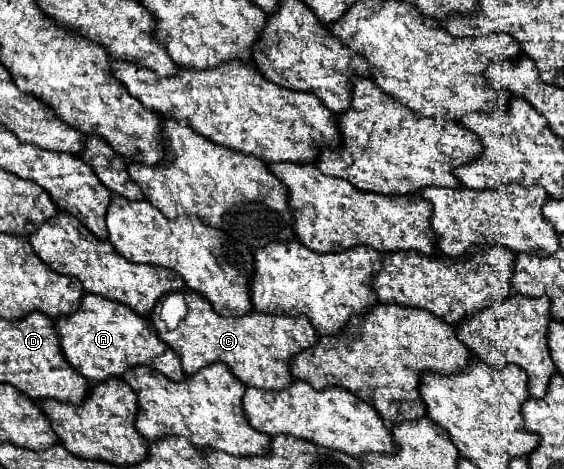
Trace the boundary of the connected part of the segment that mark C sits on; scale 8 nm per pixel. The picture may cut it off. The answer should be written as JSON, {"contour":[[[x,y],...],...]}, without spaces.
{"contour":[[[183,290],[187,302],[187,318],[173,330],[169,330],[159,318],[161,304],[155,306],[151,320],[159,332],[159,338],[169,344],[177,356],[181,358],[181,366],[185,374],[195,374],[203,366],[223,362],[229,370],[247,386],[261,390],[281,390],[293,384],[293,376],[289,370],[289,362],[295,354],[315,346],[317,332],[305,316],[275,316],[275,314],[259,314],[251,312],[241,318],[221,318],[211,302],[193,290]]]}

